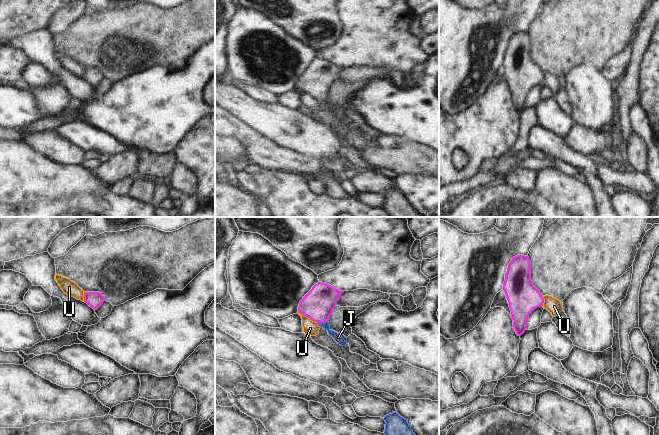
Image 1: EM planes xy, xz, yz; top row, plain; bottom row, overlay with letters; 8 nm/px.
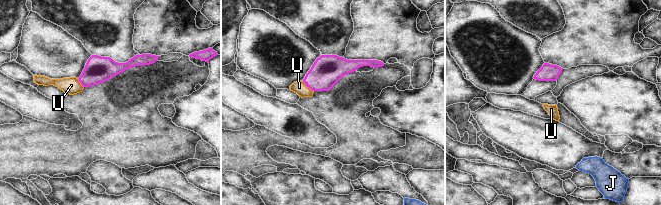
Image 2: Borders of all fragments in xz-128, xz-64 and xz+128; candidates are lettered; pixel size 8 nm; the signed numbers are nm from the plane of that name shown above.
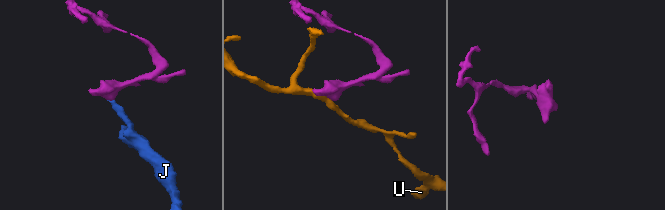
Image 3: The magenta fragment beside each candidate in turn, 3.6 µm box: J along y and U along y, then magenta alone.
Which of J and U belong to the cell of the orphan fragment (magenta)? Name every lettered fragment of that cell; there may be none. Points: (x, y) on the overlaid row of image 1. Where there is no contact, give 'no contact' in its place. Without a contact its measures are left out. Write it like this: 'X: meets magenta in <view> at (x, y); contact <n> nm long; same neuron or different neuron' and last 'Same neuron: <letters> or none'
J: meets magenta in xz at (322, 322); contact 90 nm long; same neuron
U: meets magenta in xz at (307, 316); contact 180 nm long; different neuron
Same neuron: J

